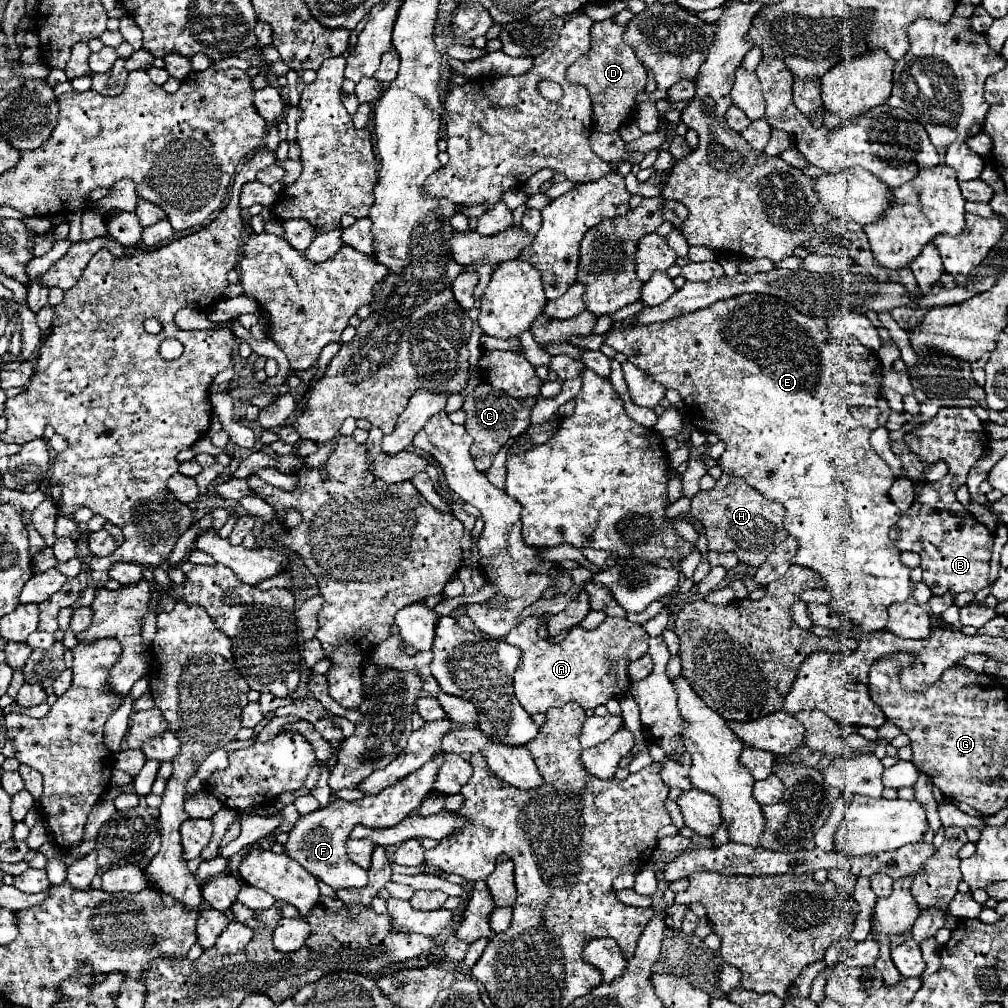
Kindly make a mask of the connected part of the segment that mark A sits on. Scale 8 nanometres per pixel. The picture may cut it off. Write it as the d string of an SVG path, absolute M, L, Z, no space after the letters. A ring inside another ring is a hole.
M527 616L509 634L507 642L521 648L523 656L515 670L515 696L529 714L545 714L549 708L561 708L567 702L579 702L581 708L595 708L609 698L619 698L629 688L627 662L647 652L649 634L643 626L625 618L607 616L595 630L573 628L559 644L543 640L537 634L539 616Z

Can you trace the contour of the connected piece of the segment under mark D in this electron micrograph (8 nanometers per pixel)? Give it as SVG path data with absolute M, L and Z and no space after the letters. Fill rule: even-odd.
M611 18L593 22L591 26L591 48L587 54L579 56L575 64L567 68L567 80L573 84L585 84L593 100L593 124L599 132L615 132L621 124L629 122L637 104L633 98L637 90L645 88L647 72L633 54L633 50L623 42L623 26L617 26Z

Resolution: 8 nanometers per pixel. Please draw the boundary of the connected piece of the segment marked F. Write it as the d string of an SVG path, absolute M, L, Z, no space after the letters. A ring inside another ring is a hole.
M437 752L427 764L423 764L413 774L401 778L399 782L387 786L377 796L367 794L363 800L357 802L345 802L345 800L333 800L329 806L319 808L311 814L305 814L297 820L295 828L289 832L289 842L285 844L285 852L297 860L305 870L309 870L313 876L321 878L325 884L329 884L333 890L337 888L359 888L367 882L367 870L353 864L345 852L345 840L349 838L355 824L365 826L391 826L409 814L417 812L421 800L433 790L433 782L439 774L439 768L445 762L445 752Z

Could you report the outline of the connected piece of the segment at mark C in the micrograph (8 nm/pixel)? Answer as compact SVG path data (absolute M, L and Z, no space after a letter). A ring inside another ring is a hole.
M481 382L475 388L475 392L467 396L467 400L463 404L463 410L467 414L465 428L467 428L469 436L473 438L471 456L475 460L475 468L479 472L485 472L493 464L493 456L499 452L501 446L505 446L505 442L511 436L519 436L525 432L525 426L529 426L529 414L531 414L531 408L535 406L535 402L537 402L535 398L519 402L519 400L503 394L501 390L493 388L489 382Z

